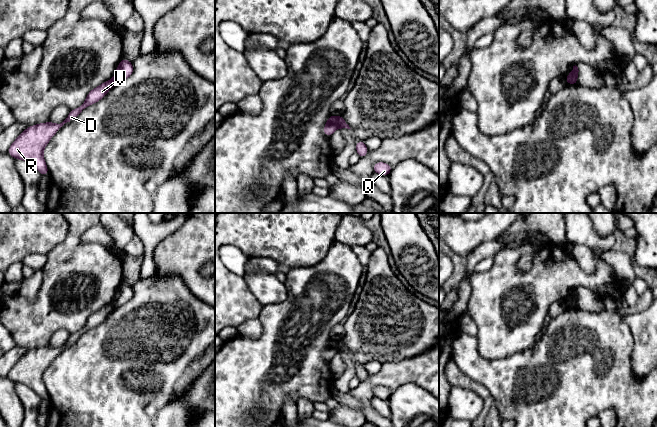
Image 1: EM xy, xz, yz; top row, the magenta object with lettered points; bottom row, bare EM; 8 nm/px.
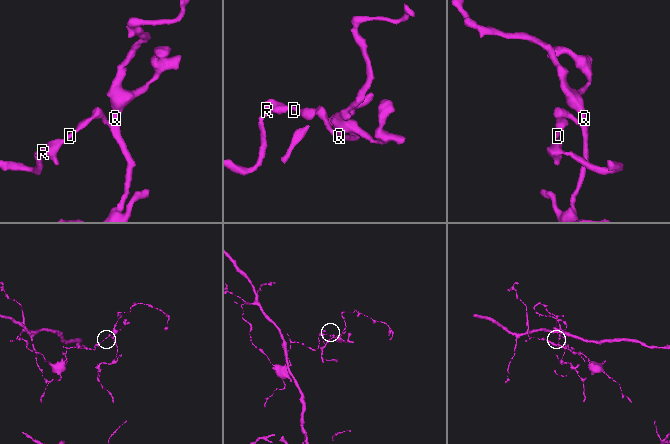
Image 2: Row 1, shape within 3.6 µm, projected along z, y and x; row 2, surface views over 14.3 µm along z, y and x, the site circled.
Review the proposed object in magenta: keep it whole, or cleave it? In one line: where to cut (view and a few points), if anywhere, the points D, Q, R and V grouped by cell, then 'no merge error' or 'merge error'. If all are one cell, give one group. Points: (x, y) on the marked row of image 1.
cut xz (337, 116), (338, 127); groups D R V / Q; merge error

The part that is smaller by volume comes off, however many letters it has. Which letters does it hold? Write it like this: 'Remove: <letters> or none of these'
Remove: Q

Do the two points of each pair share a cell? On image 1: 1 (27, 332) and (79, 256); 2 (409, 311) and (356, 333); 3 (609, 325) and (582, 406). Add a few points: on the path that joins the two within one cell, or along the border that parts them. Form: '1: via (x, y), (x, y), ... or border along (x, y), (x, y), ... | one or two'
1: via (45, 313), (48, 288), (60, 274) | one
2: via (396, 323), (386, 323), (369, 332) | one
3: via (605, 345), (603, 354), (582, 375), (582, 386) | one

